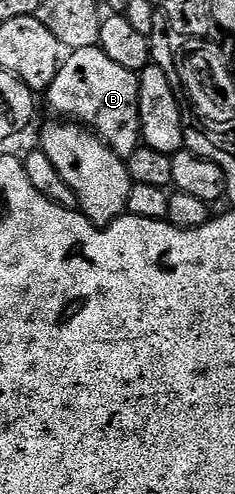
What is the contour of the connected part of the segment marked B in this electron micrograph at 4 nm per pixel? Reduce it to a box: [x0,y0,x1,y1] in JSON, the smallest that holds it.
[44,46,142,159]

